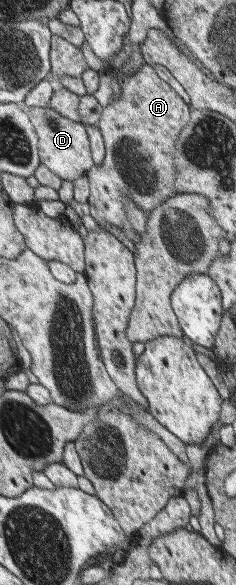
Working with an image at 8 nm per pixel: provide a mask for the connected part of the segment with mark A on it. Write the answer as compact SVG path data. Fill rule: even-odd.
M143 64L135 73L123 74L120 77L122 87L121 95L108 107L103 107L98 126L103 132L107 151L102 164L93 166L87 173L90 179L91 196L89 205L94 217L104 222L123 229L126 224L131 225L130 217L126 210L126 196L129 195L141 210L150 212L165 203L175 194L173 189L175 169L175 157L177 138L191 121L192 107L180 93L167 83L158 73L155 67Z

